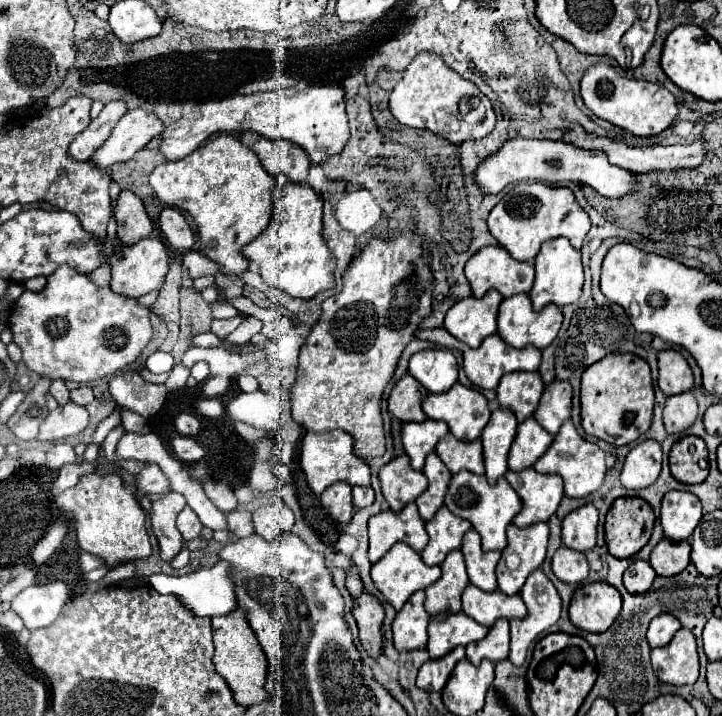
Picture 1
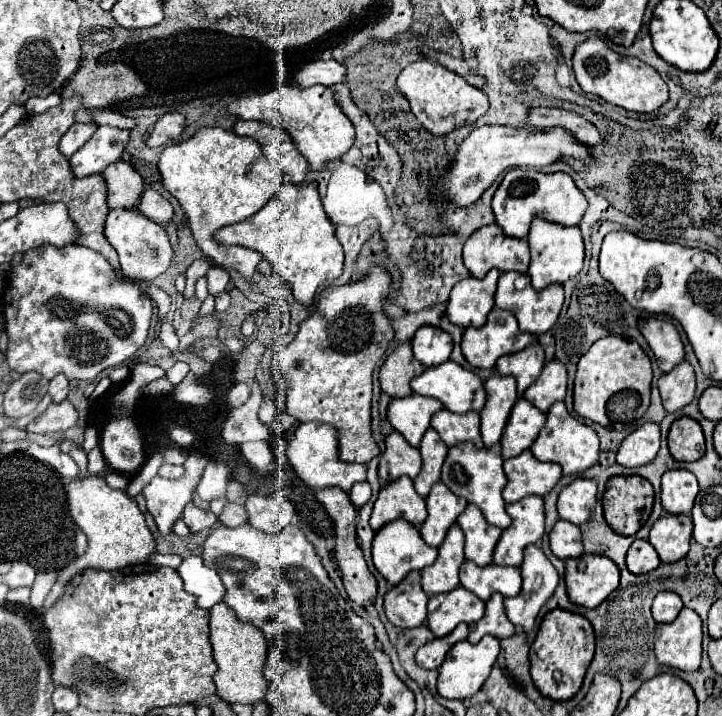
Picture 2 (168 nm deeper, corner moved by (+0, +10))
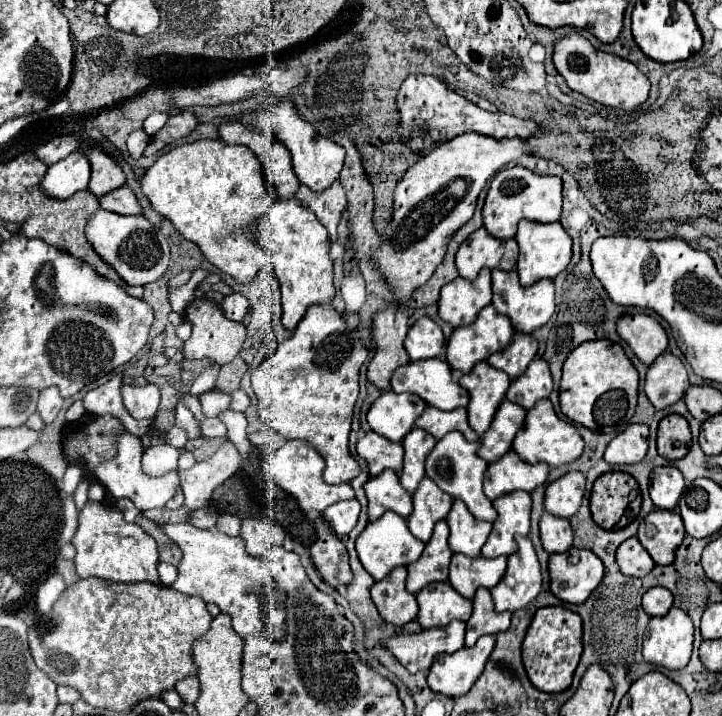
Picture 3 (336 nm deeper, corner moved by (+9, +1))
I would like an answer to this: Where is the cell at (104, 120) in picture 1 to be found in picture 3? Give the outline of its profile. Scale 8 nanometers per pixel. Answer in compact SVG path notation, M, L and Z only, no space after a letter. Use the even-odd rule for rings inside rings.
M71 135L55 137L55 139L39 145L35 149L35 157L39 161L43 161L45 165L53 165L53 163L65 159L65 155L73 153L77 149L77 145L81 145L81 139L77 139L77 137L71 137Z

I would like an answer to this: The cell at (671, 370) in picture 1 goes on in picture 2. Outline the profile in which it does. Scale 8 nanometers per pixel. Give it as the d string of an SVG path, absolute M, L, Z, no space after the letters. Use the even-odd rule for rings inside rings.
M648 320L642 322L640 330L650 344L662 372L670 372L672 368L676 368L676 364L684 360L684 344L672 322Z

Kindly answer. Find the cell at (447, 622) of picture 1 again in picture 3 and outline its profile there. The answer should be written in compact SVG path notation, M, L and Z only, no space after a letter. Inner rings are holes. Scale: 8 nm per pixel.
M447 581L421 589L421 593L417 593L417 603L417 619L423 629L445 627L453 619L467 621L471 617L471 601L461 597Z

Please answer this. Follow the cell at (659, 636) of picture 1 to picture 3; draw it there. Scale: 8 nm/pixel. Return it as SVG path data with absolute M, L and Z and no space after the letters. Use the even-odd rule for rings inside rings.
M653 587L647 589L643 595L643 609L651 617L663 617L673 607L673 595L665 587Z

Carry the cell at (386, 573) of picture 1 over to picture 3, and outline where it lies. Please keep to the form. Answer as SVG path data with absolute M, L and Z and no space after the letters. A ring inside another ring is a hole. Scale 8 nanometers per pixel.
M383 513L381 521L371 521L367 527L361 531L361 535L355 541L357 545L357 555L365 567L365 571L375 579L381 581L385 579L393 567L397 565L409 565L417 561L423 553L423 541L417 541L417 537L411 535L407 521L397 517L397 513Z

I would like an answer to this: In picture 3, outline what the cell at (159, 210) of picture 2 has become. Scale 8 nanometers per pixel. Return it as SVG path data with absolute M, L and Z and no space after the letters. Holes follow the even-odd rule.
M123 185L123 189L113 189L113 193L105 193L105 197L99 197L97 201L105 211L121 215L141 215L141 205L127 185Z

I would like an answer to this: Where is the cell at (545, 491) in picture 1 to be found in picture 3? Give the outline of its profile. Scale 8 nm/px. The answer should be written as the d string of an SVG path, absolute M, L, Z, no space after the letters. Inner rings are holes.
M511 449L499 461L489 463L485 471L483 491L491 501L499 495L505 495L517 489L531 493L535 487L545 483L547 473L549 473L549 465L545 465L543 461L537 465L529 465L521 461L521 457L517 457L517 453Z

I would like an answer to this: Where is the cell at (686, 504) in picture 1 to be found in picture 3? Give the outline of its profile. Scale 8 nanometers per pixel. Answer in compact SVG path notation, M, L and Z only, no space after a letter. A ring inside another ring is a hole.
M673 465L655 467L651 473L651 499L657 509L675 509L685 489L683 475Z

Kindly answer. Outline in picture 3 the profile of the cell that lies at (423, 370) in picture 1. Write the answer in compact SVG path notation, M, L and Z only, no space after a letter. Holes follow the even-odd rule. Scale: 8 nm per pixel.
M419 317L405 337L403 347L407 349L413 361L437 357L445 345L445 335L441 327L431 317Z

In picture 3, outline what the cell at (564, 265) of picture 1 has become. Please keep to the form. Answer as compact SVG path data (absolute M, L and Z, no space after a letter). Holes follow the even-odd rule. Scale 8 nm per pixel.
M521 221L517 235L519 243L519 261L517 273L521 277L521 285L529 287L539 279L553 279L561 273L571 261L571 237L565 233L559 221L555 223L537 223L537 221Z

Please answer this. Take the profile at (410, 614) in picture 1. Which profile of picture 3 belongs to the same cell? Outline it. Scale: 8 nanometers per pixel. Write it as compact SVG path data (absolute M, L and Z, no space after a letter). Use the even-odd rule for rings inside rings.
M397 567L393 569L393 573L389 573L389 577L375 581L375 585L371 587L371 599L379 615L397 627L409 623L419 611L415 595L407 593L405 589L405 579L407 569Z

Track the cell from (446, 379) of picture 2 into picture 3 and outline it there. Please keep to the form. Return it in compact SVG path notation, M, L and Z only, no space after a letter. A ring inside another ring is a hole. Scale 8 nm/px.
M437 357L429 361L409 361L399 367L391 377L391 389L395 393L415 393L427 405L443 411L467 407L469 393L451 379L451 367Z

